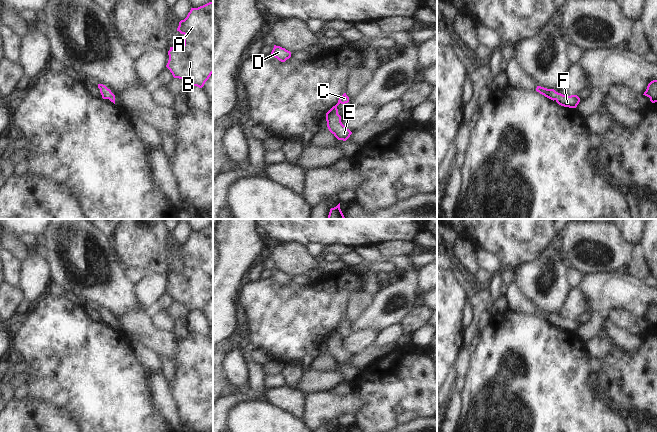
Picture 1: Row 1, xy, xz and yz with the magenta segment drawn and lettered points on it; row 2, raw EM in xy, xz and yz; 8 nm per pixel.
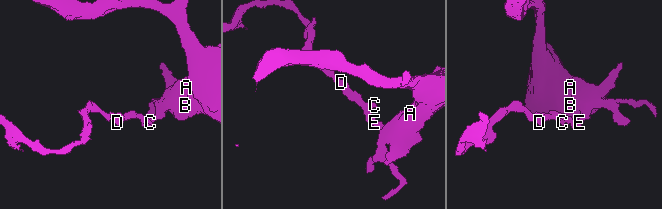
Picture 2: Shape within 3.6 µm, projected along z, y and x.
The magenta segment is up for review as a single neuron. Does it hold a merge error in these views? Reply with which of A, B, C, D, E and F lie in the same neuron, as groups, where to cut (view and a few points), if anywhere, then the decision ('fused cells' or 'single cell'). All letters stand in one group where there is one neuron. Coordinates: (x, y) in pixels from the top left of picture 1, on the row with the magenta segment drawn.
groups A B C D E F; cut none; single cell

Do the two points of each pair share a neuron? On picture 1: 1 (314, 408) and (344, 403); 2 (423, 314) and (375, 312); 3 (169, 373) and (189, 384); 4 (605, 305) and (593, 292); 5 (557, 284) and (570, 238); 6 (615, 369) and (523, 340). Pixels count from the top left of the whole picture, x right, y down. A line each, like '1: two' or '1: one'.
1: one
2: two
3: two
4: one
5: two
6: two

